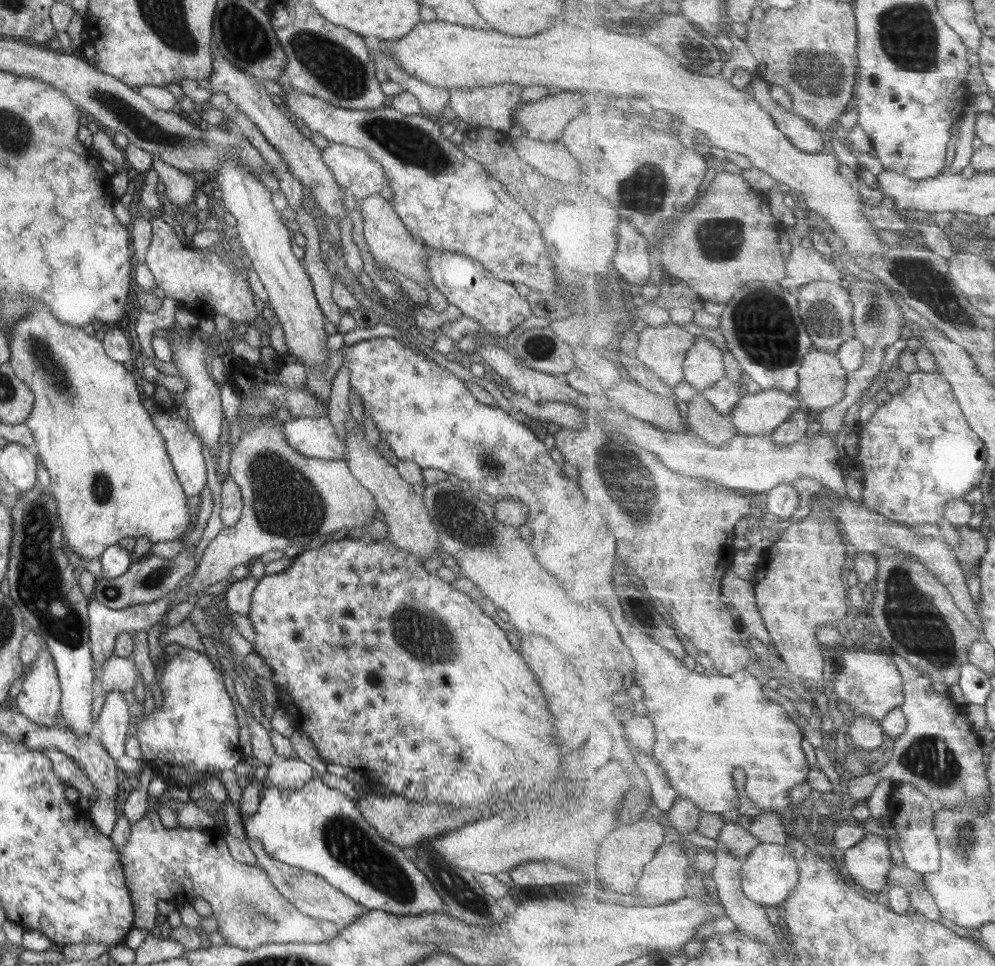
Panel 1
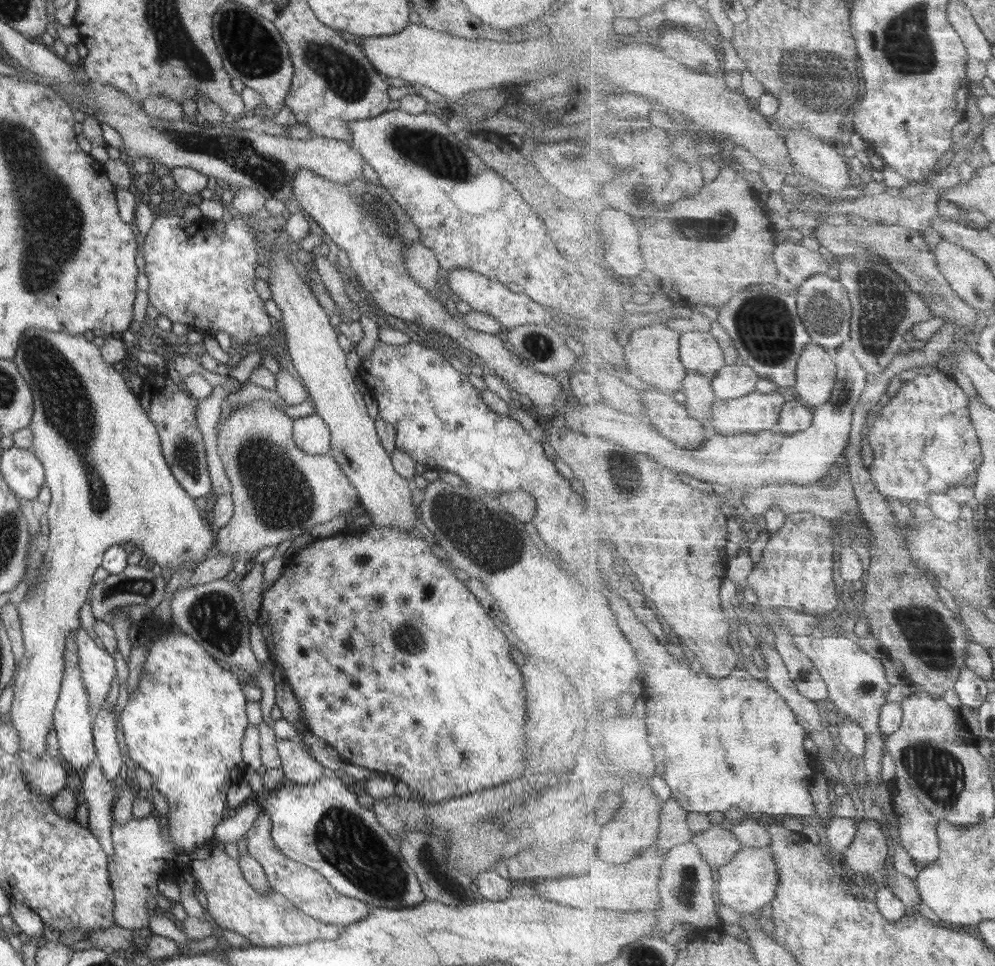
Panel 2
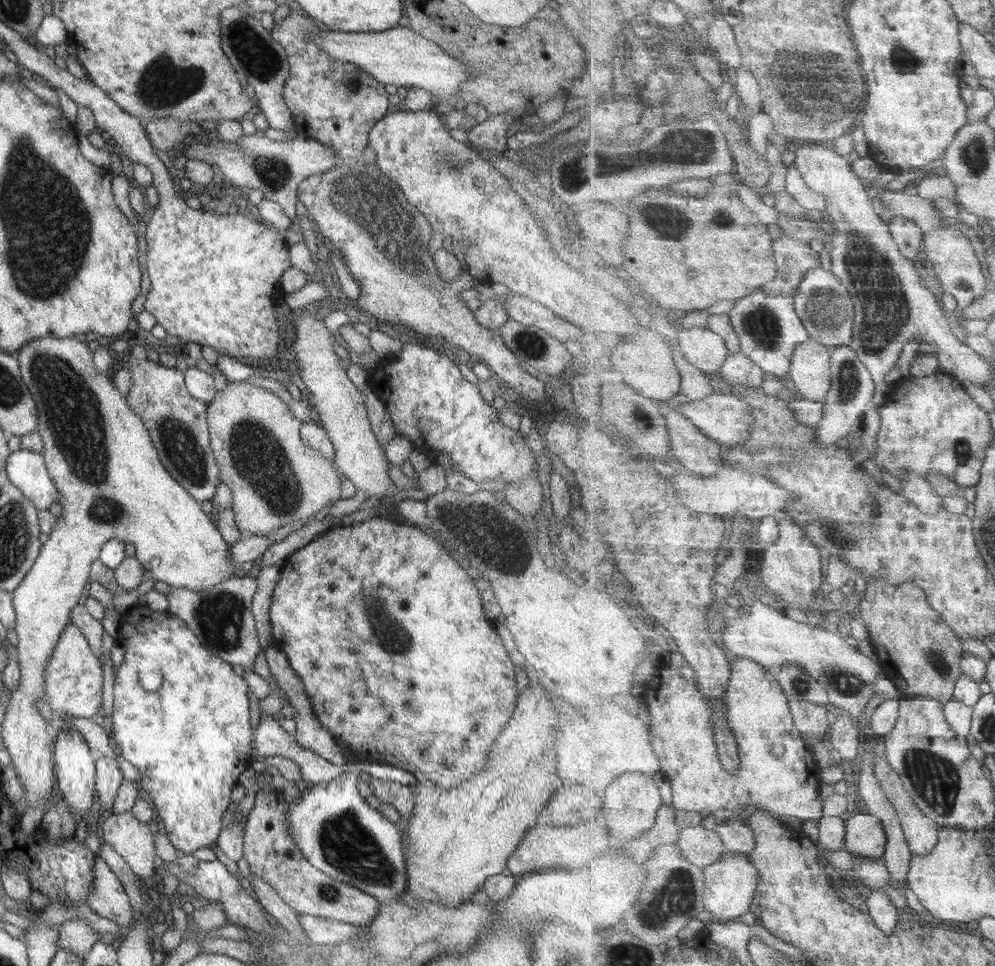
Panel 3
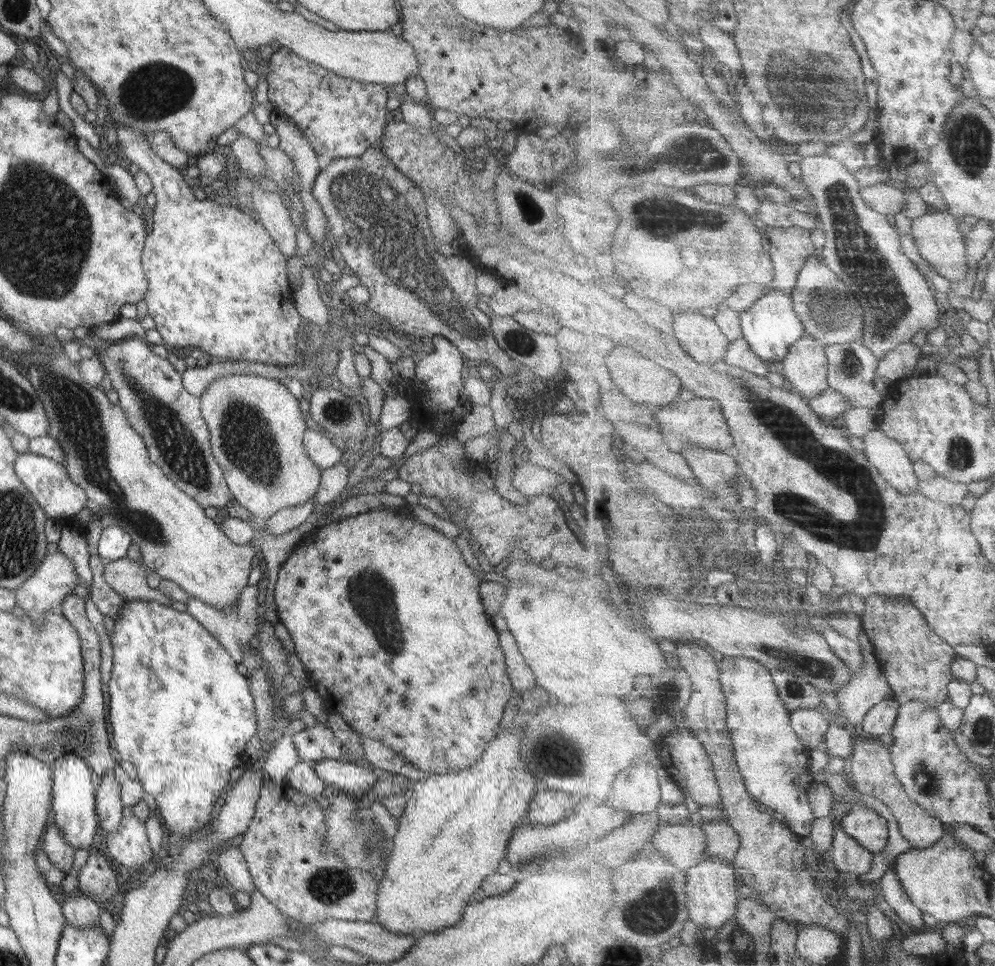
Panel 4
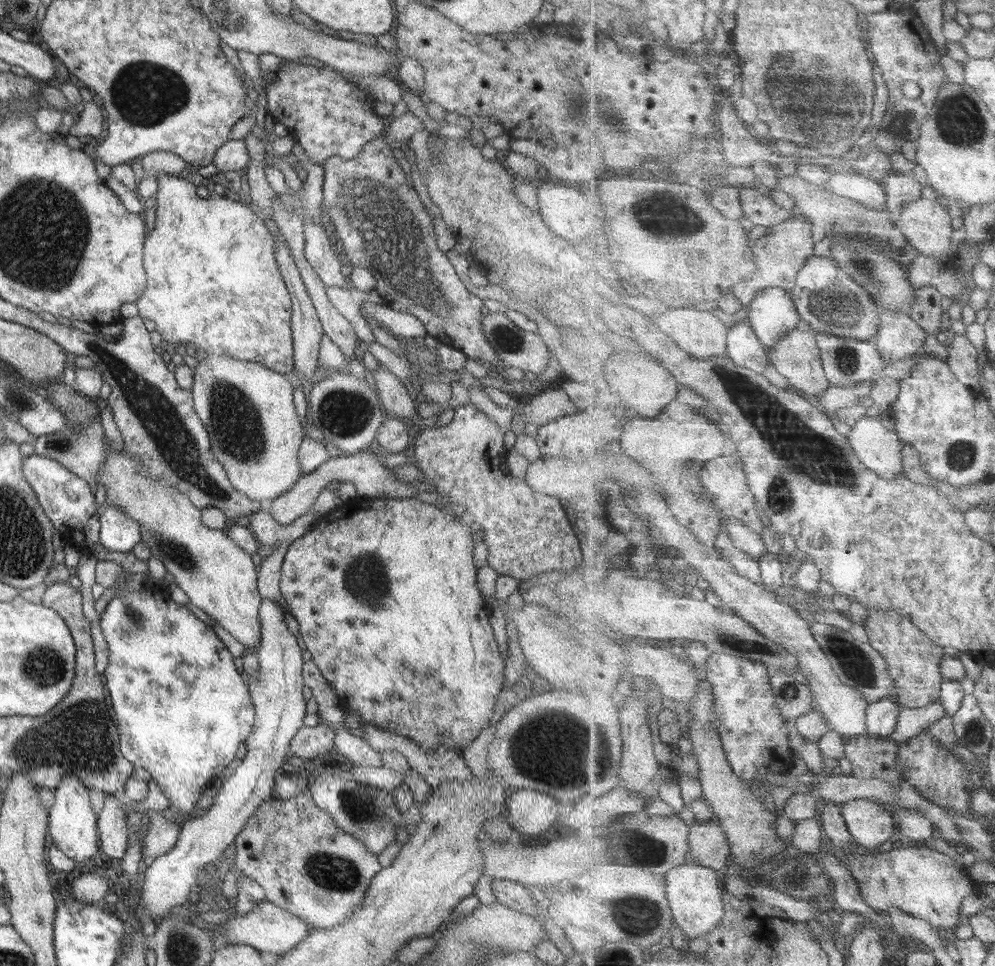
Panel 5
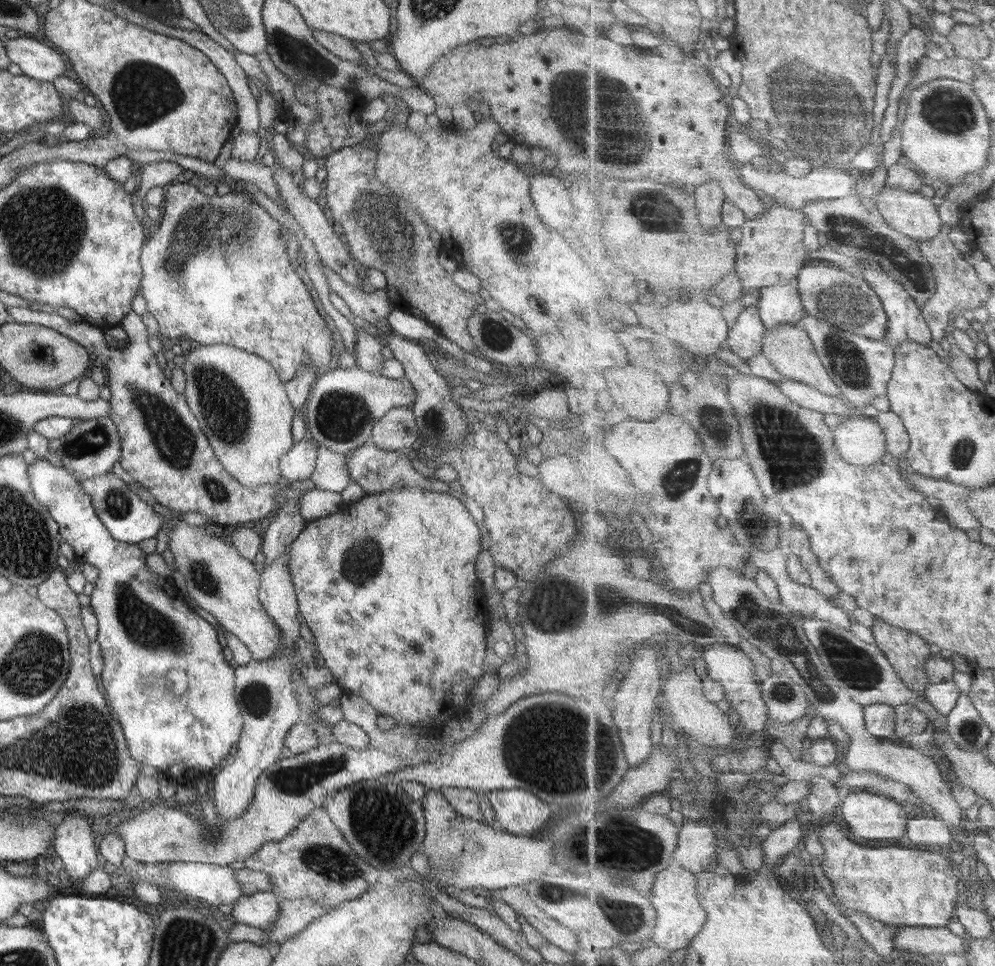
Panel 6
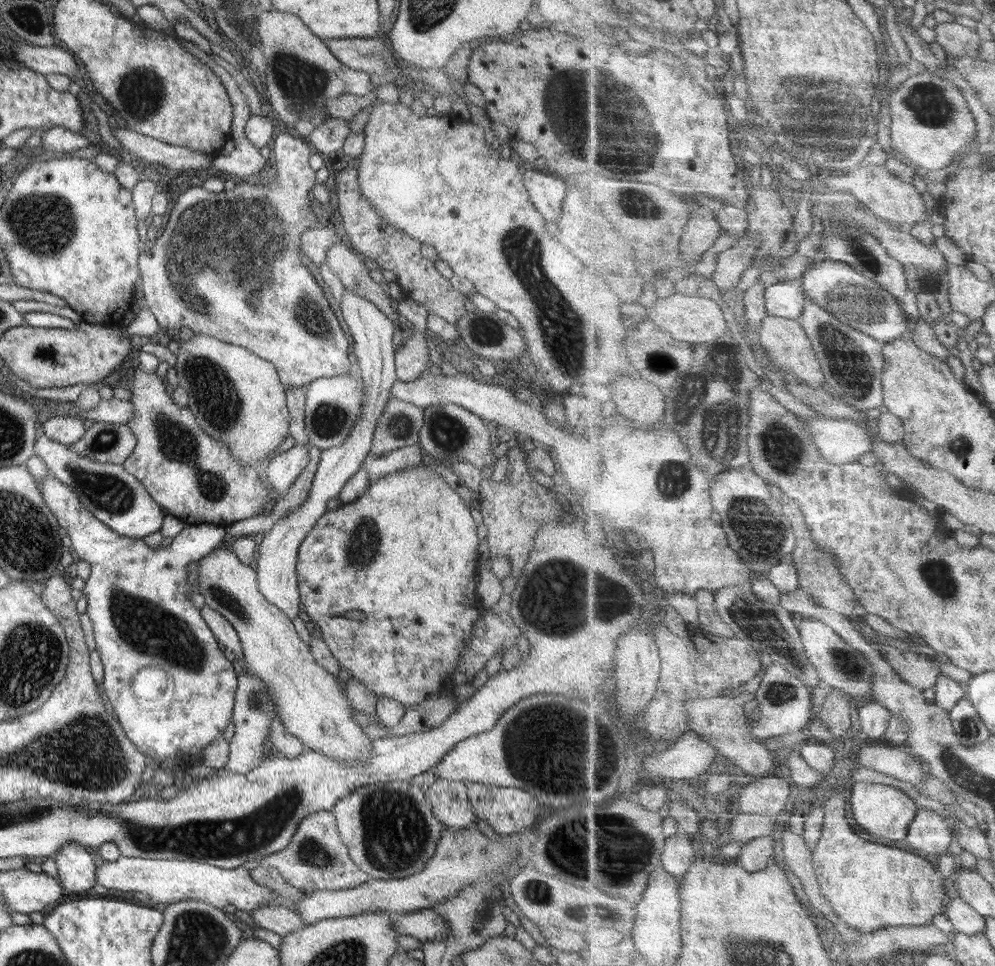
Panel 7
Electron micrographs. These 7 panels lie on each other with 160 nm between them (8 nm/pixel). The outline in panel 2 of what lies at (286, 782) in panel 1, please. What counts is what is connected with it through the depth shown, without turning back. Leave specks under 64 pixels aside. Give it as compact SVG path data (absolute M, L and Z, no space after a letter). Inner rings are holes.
M276 738L275 750L280 758L280 768L285 782L309 785L322 776L323 768L306 753L302 743Z

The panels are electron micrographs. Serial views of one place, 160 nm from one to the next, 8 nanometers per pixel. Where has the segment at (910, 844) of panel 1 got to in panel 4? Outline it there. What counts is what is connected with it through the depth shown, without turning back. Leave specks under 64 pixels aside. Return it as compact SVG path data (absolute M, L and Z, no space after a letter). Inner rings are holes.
M861 731L855 733L850 772L855 782L855 788L860 793L874 795L887 806L896 818L902 836L909 840L915 849L933 847L938 841L941 841L941 838L944 838L948 827L908 795L904 783L896 775L896 767L892 763L892 751L889 747L885 748L875 736L868 736Z

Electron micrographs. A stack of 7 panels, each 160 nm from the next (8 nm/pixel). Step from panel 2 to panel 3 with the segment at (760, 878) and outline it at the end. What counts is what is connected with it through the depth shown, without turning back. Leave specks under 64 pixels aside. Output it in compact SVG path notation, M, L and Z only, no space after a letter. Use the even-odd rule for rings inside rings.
M726 851L719 862L703 870L705 876L704 905L719 922L738 920L751 910L751 902L759 887L759 872L747 853Z

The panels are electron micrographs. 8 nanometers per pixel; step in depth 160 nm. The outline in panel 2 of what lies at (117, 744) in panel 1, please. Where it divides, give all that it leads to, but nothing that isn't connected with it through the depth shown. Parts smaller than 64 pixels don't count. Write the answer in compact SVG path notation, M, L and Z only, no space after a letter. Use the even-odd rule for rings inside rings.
M105 704L94 713L92 739L96 752L95 762L100 764L103 774L113 783L121 764L126 761L117 747L118 722L115 721L113 711L108 711Z

